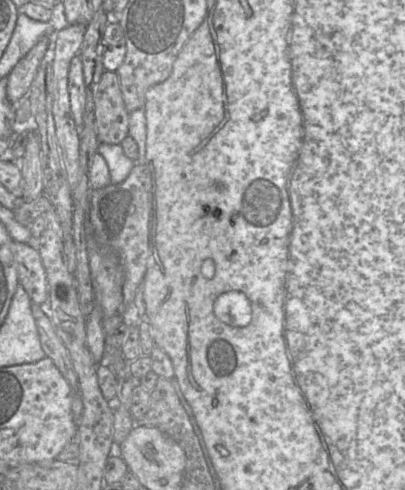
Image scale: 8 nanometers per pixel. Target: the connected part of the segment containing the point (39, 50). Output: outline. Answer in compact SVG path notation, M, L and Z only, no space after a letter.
M54 35L42 37L7 76L7 99L11 104L16 105L21 98L27 97L37 70L45 58L52 40L54 40Z

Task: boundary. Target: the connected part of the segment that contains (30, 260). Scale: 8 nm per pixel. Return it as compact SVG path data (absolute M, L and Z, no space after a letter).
M13 242L19 284L28 293L32 304L41 306L48 300L46 272L39 251L32 246Z

